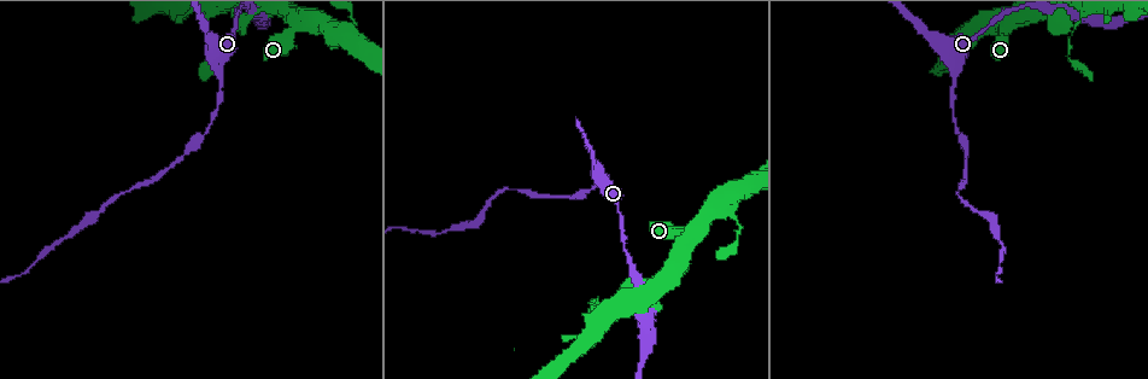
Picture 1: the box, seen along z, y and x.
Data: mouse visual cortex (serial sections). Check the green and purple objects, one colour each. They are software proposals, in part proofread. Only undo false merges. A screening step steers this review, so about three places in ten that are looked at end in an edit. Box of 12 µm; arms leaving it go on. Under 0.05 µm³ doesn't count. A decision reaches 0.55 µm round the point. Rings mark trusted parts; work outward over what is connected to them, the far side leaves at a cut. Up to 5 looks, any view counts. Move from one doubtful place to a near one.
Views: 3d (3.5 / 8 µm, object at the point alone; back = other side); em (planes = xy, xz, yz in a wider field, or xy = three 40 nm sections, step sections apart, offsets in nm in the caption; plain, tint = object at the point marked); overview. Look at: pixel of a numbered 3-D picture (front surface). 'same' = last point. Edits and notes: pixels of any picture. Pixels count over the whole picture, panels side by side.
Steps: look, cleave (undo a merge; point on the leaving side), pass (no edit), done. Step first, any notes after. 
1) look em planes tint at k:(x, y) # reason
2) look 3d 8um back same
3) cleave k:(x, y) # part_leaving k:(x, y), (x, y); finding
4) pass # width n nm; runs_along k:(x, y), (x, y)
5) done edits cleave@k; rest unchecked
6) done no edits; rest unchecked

look 3d 3.5um at 1:(680, 240) # branch point

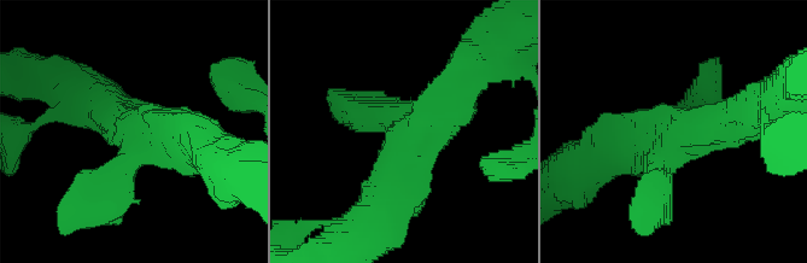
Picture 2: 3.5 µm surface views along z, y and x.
look em xy step 1 tint at 2:(405, 134) # arms 3; arm_widths 450, 500, 600 nm; need the tissue

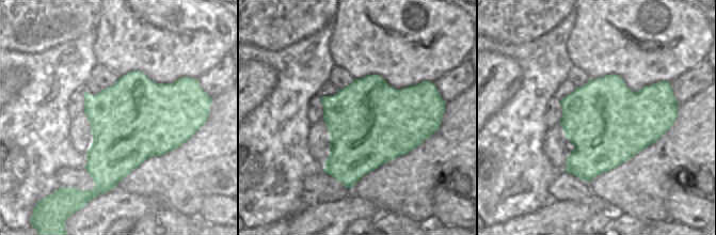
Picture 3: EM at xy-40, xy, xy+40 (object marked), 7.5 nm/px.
look em xy step 3 tint same # cut it another way

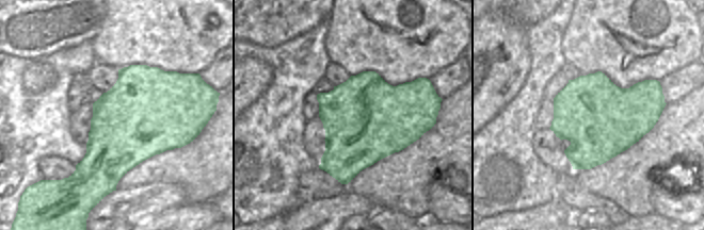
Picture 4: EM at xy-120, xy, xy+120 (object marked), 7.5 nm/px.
pass # runs_along 2:(650, 209), (688, 132), (740, 121); all the same cell

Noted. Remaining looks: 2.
look 3d 3.5um back at 1:(954, 76) # sudden change in width

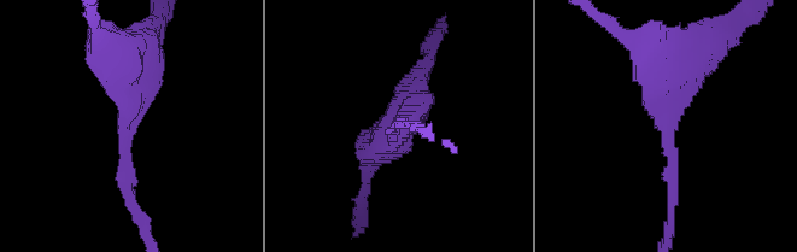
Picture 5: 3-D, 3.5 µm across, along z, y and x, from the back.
look em xy step 2 tint at 5:(670, 121) # arm_widths 150, 500 nm

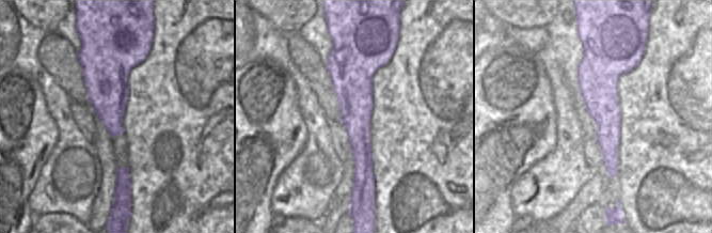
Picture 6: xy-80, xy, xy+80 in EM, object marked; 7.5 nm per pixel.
pass # continuous, no second cell

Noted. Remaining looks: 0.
done no edits; rest unchecked

